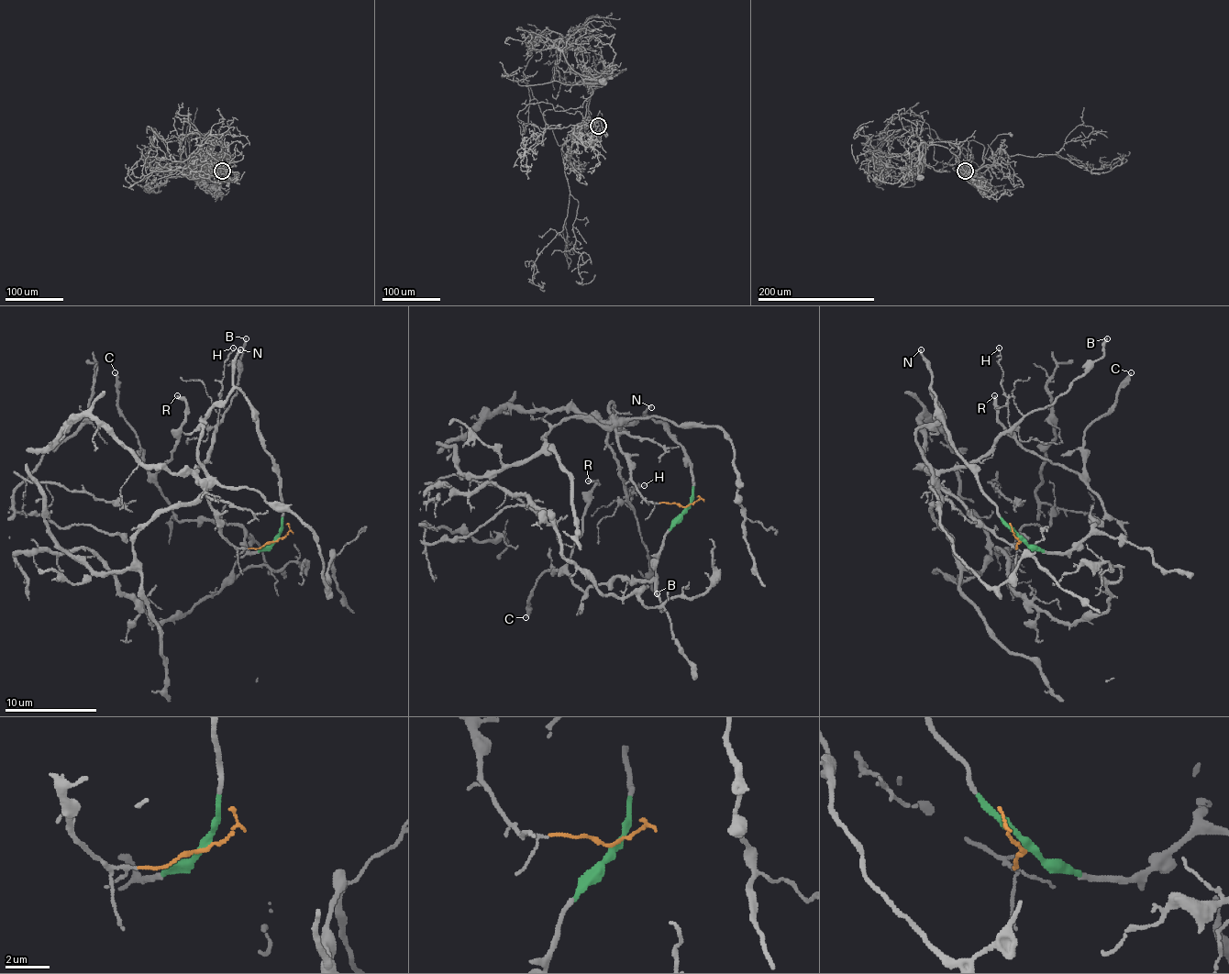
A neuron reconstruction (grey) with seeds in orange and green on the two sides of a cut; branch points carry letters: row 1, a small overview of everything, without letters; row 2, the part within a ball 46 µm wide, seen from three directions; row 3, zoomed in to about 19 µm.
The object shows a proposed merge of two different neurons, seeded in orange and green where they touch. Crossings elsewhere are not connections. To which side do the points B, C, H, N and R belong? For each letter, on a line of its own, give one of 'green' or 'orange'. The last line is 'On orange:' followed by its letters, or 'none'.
B: orange
C: green
H: orange
N: green
R: green
On orange: B, H

